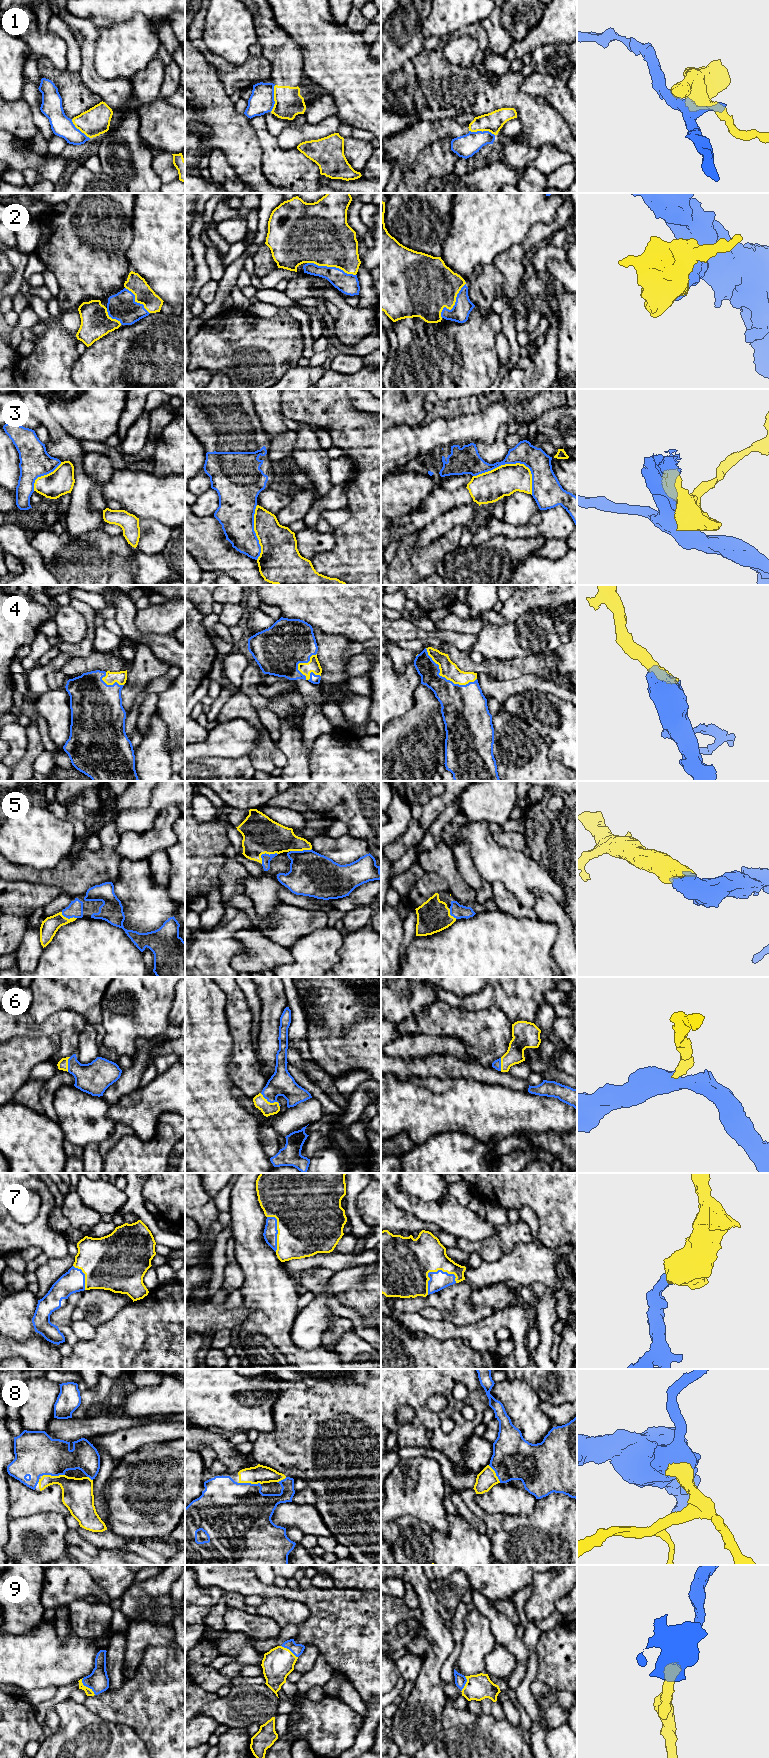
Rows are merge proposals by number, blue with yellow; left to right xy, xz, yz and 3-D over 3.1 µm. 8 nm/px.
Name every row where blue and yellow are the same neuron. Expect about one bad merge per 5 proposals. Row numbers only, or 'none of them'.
2, 4, 5, 6, 7, 8, 9

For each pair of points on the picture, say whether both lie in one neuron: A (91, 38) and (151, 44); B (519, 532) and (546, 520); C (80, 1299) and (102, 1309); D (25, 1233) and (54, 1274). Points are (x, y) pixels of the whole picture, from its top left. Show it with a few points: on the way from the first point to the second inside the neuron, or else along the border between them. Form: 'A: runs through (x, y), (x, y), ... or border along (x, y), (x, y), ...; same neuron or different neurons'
A: border along (99, 30), (99, 36), (94, 45), (93, 62); different neurons
B: runs through (526, 530), (539, 527); same neuron
C: runs through (85, 1300), (97, 1304); same neuron
D: border along (68, 1254), (49, 1259); different neurons

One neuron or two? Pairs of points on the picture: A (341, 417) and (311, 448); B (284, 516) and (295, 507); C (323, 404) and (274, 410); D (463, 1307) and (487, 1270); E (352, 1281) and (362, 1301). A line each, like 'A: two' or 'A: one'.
A: two
B: one
C: two
D: two
E: two

